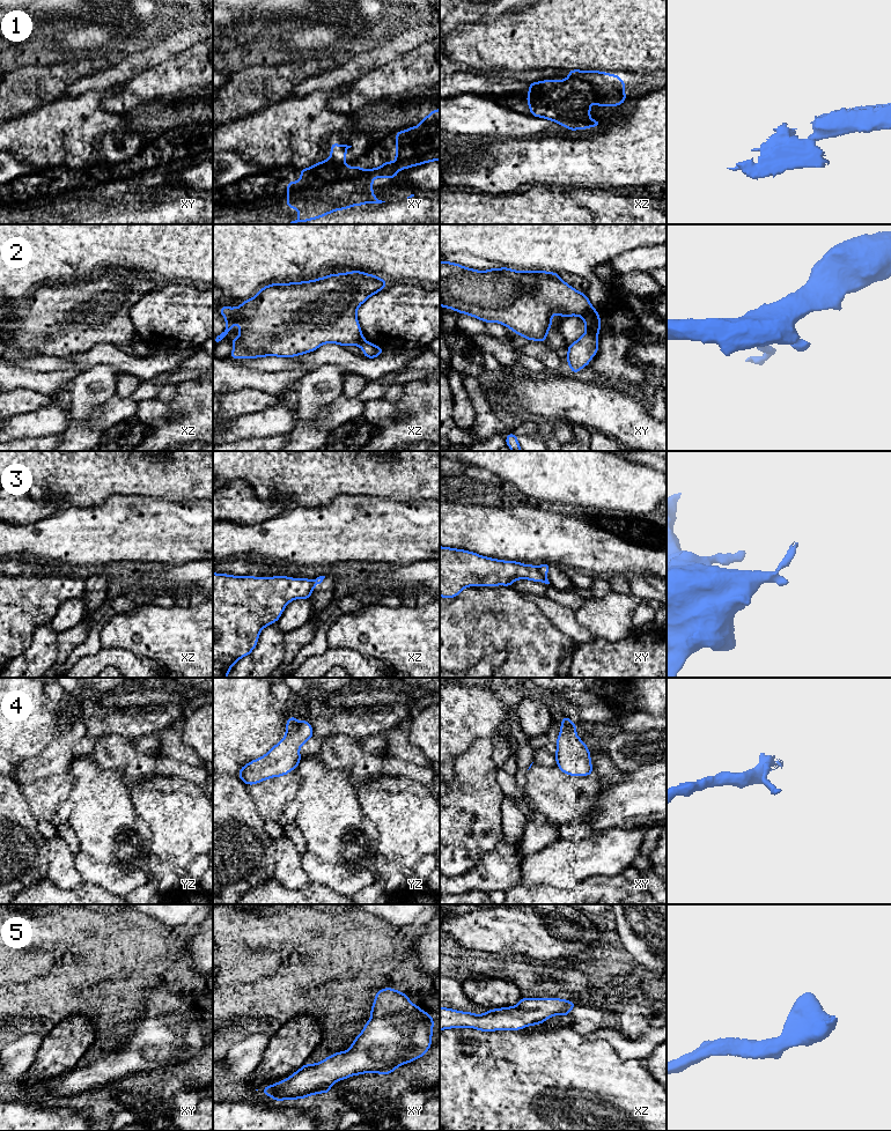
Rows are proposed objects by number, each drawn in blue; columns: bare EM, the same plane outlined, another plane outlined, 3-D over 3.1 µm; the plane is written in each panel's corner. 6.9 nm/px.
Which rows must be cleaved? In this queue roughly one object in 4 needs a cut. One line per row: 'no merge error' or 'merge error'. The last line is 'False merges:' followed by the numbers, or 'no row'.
1: no merge error
2: merge error
3: merge error
4: no merge error
5: no merge error
False merges: 2, 3

